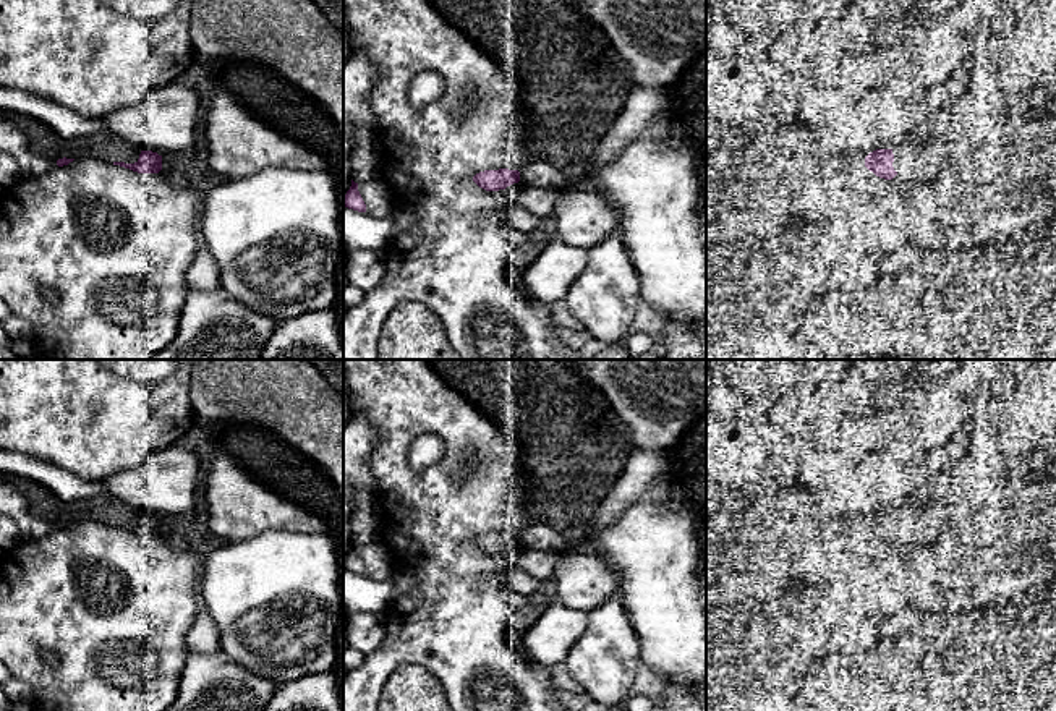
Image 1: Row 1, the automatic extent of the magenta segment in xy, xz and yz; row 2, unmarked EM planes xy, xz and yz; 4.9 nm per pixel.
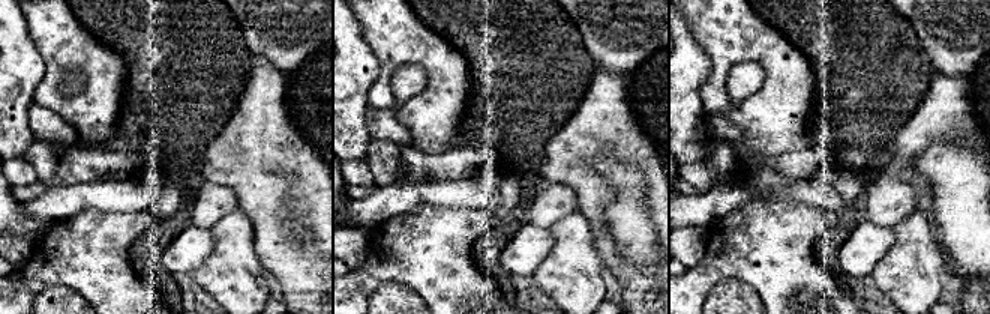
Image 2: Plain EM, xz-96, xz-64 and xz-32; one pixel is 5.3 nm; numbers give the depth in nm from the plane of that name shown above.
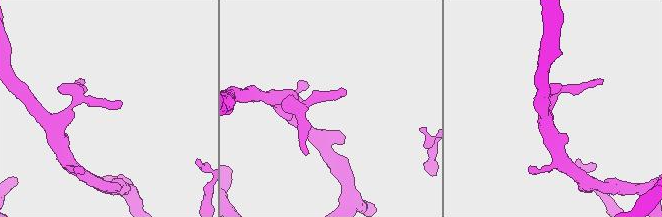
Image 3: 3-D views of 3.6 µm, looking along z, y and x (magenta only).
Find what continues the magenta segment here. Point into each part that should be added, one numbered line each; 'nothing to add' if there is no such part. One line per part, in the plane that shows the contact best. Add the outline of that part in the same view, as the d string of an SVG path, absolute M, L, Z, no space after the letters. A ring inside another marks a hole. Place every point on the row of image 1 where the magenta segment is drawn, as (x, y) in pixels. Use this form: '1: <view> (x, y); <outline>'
nothing to add

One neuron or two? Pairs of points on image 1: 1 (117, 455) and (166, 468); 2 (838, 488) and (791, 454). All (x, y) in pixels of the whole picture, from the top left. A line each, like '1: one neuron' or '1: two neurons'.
1: two neurons
2: one neuron

